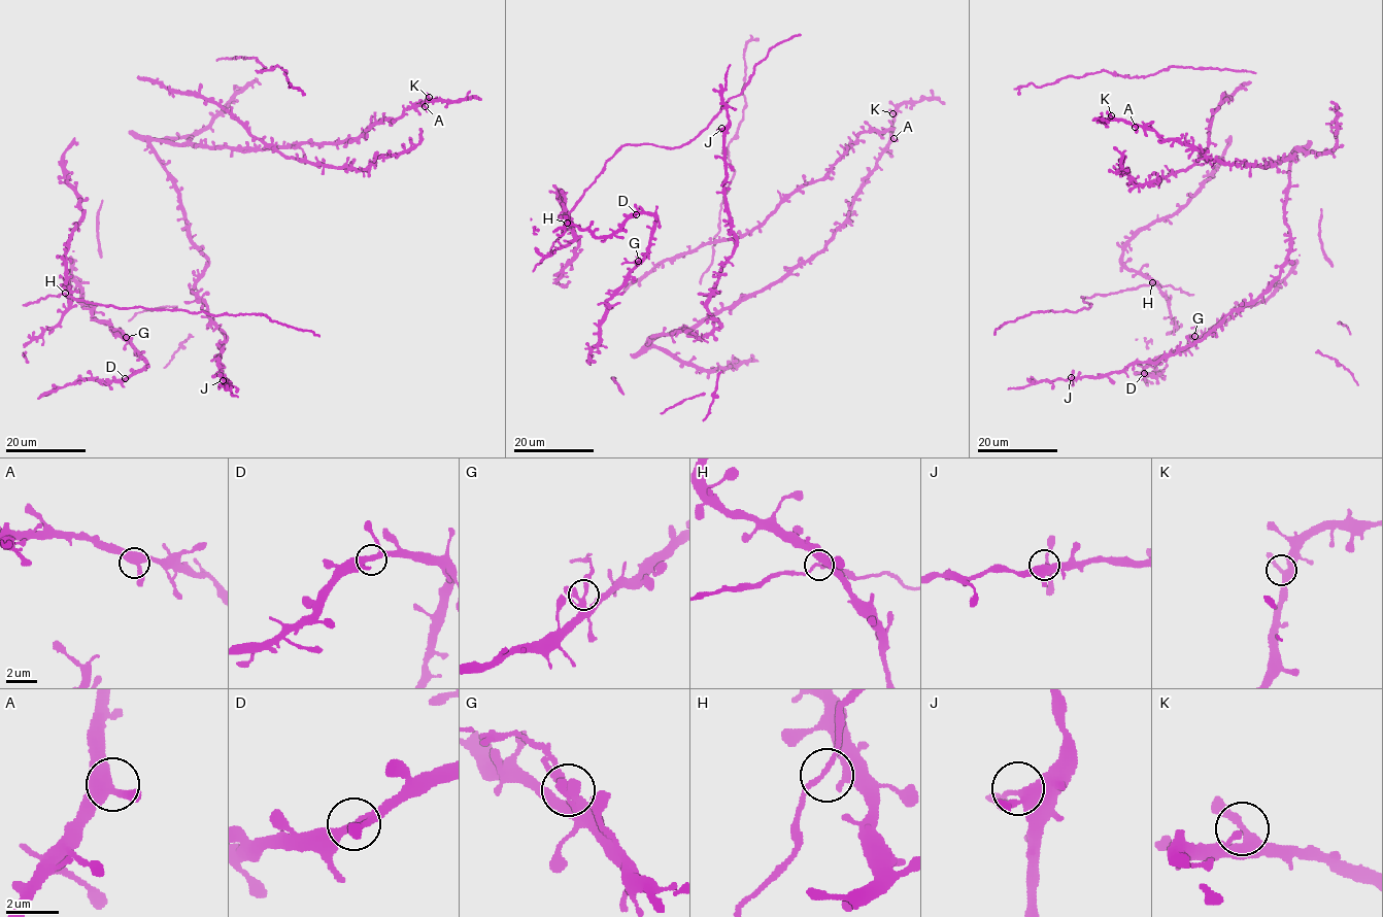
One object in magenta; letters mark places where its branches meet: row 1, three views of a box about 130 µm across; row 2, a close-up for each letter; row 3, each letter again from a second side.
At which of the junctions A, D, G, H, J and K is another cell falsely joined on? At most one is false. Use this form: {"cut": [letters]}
{"cut": ["G"]}

